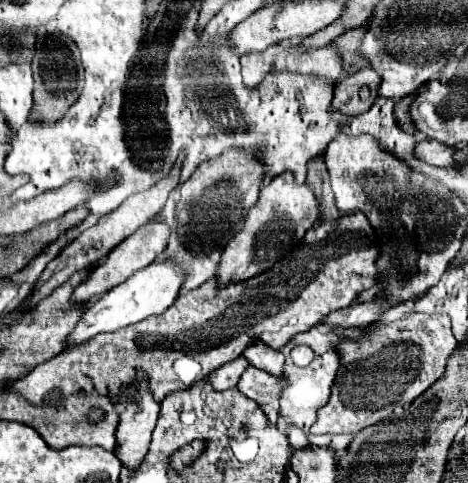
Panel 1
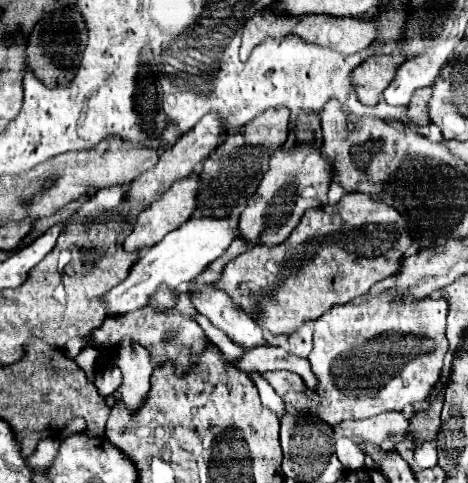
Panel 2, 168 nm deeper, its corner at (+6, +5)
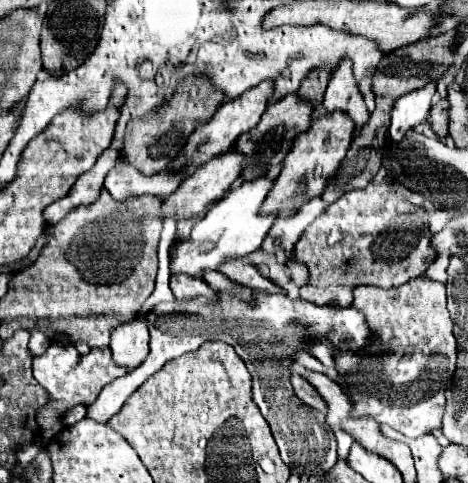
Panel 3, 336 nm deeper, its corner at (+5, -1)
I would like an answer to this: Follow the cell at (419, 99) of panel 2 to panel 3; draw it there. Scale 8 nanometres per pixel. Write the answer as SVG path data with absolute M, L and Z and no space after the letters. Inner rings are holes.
M439 100L437 104L431 106L427 122L437 136L447 136L447 106L449 106L447 100Z

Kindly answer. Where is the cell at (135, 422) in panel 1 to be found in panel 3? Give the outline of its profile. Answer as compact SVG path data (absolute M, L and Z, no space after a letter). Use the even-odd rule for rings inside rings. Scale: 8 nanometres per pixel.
M131 320L121 324L111 334L113 360L119 366L125 366L129 370L135 370L143 364L143 360L149 354L149 330L145 320Z

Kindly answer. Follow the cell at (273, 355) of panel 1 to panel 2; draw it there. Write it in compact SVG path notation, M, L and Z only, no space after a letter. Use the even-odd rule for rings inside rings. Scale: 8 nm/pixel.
M192 282L188 292L192 306L200 314L204 314L214 326L222 328L236 344L244 348L264 344L260 326L240 306L236 306L224 290L208 282Z

